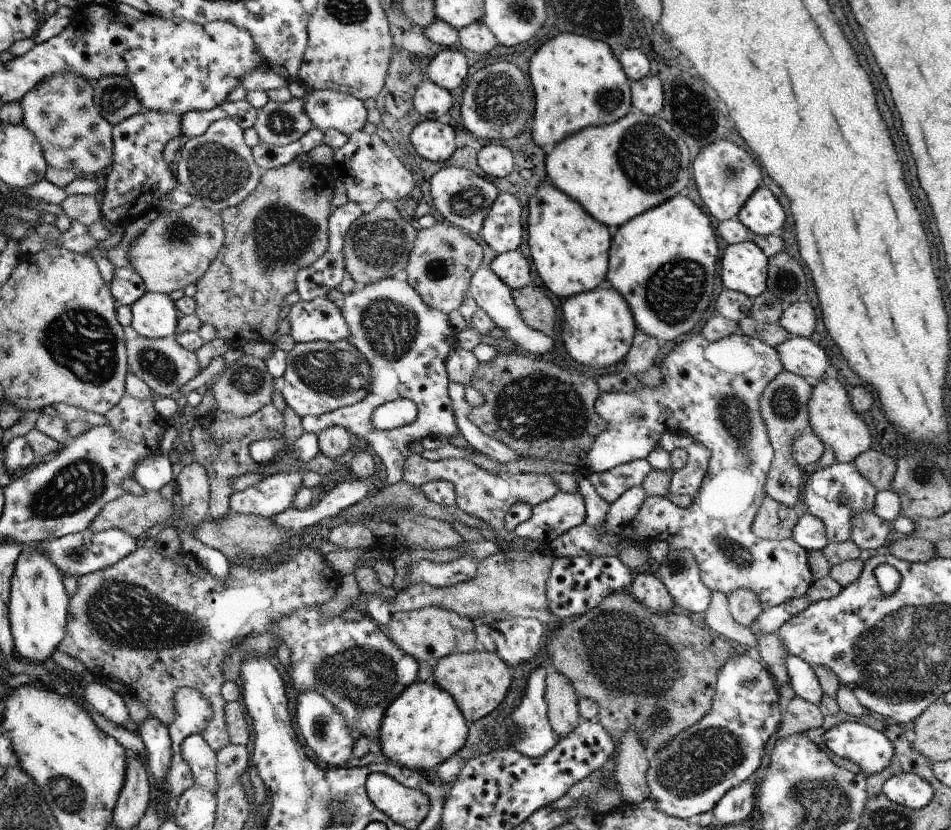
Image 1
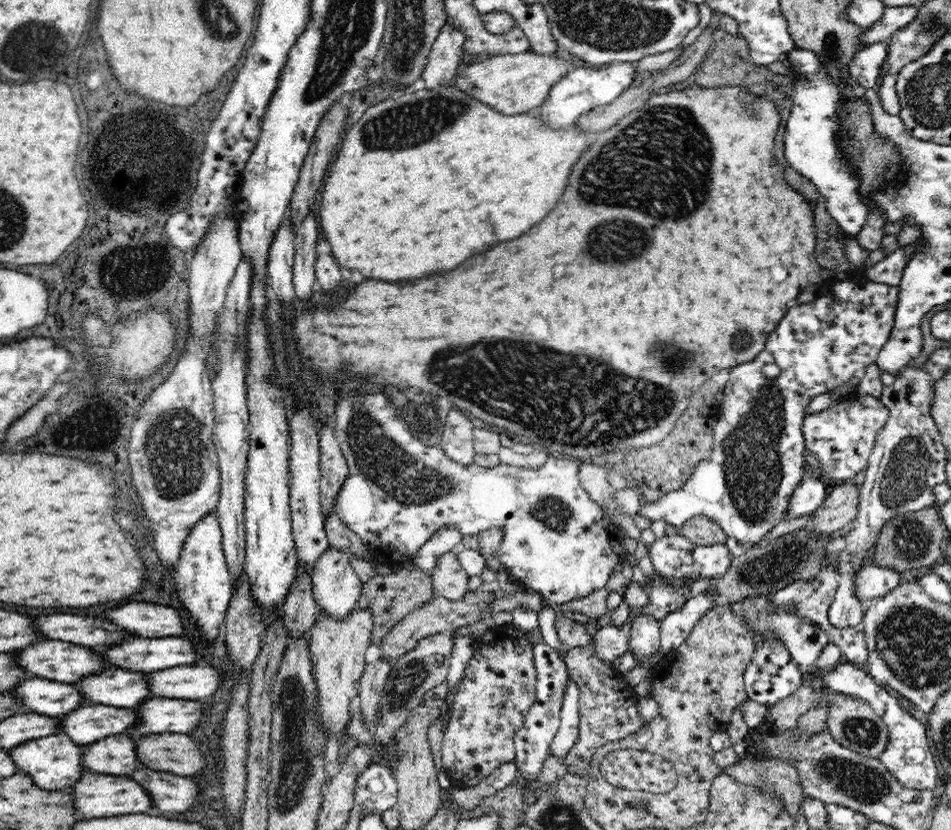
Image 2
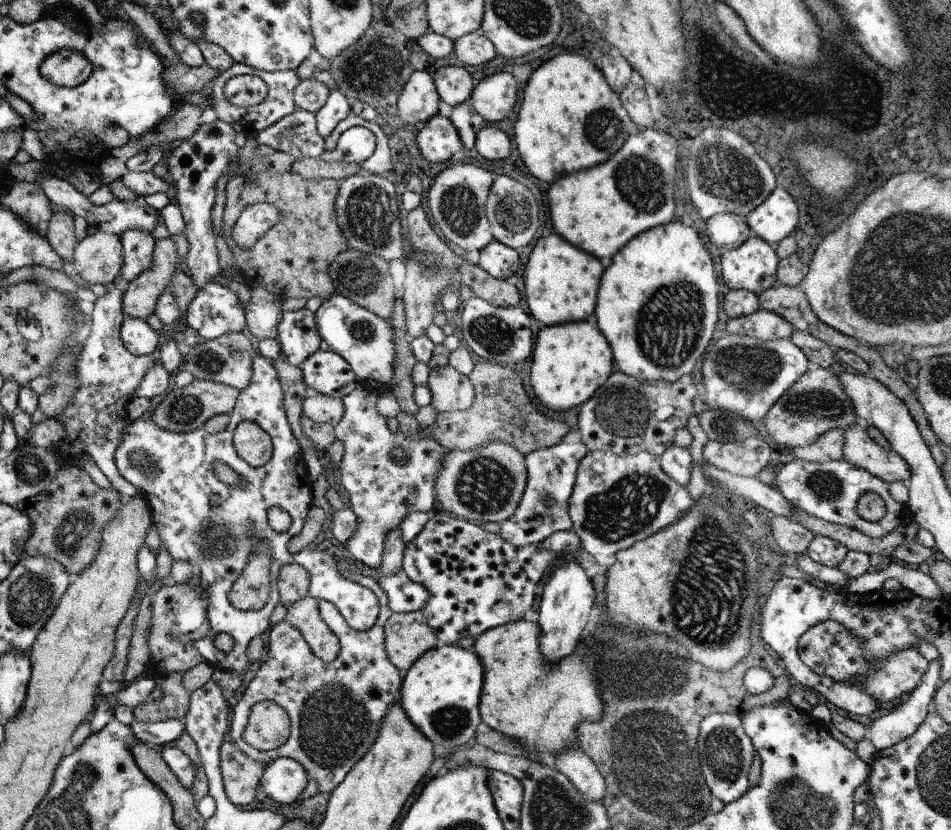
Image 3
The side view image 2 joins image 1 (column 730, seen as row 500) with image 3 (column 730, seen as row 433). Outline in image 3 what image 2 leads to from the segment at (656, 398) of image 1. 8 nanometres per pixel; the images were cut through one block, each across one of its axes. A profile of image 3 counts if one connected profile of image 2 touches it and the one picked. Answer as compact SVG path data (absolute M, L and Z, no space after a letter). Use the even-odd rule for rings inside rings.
M728 334L720 338L716 344L712 344L712 350L704 354L704 366L702 380L706 387L706 393L697 396L694 400L694 413L699 416L710 409L724 409L733 411L750 423L764 420L767 413L778 400L808 372L809 359L793 344L790 339L776 341L762 341L753 337L742 337Z

